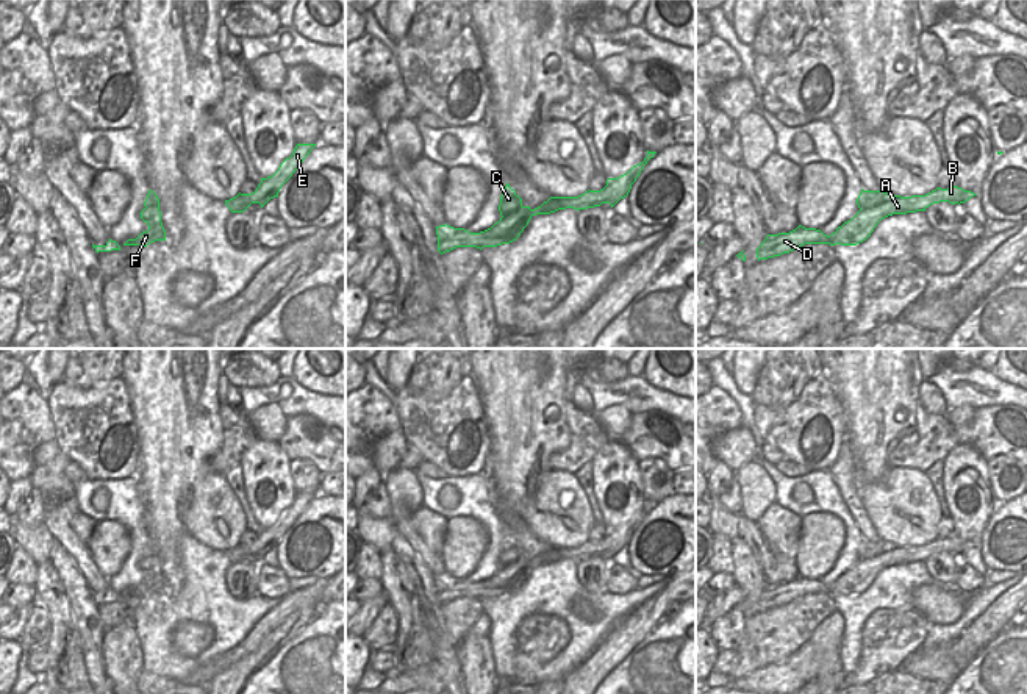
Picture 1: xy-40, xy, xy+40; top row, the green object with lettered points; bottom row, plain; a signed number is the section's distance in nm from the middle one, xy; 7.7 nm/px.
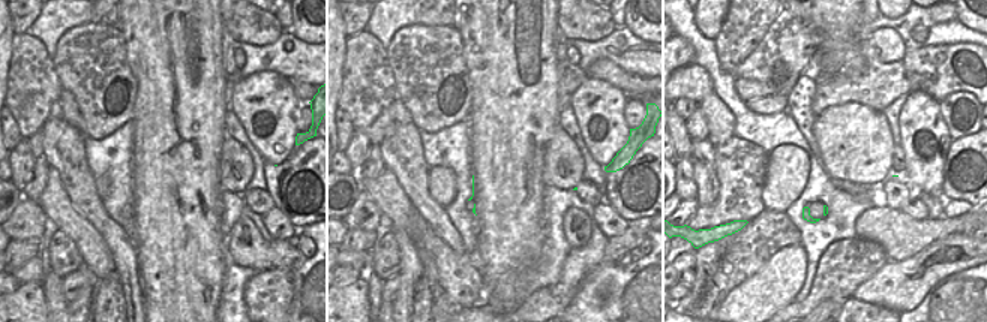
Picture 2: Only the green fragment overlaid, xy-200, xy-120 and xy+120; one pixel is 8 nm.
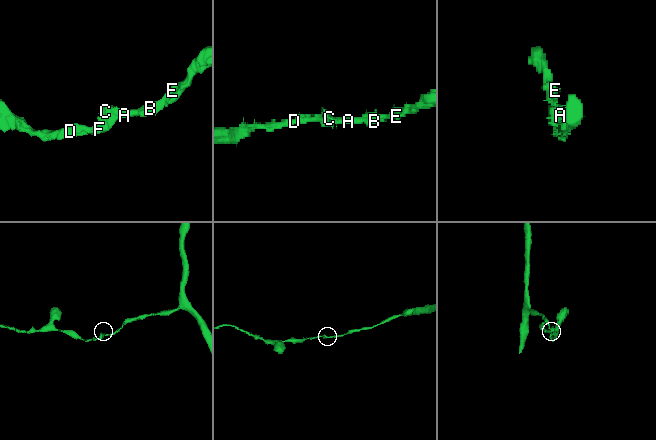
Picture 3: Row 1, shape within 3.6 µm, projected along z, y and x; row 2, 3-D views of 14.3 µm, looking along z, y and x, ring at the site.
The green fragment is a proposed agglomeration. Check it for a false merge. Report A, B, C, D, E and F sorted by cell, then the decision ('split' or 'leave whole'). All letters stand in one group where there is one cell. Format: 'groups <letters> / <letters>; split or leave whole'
groups A B C D E F; leave whole

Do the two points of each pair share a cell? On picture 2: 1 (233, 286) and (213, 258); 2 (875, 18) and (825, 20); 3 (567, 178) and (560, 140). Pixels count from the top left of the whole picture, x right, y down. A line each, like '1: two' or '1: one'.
1: two
2: two
3: one

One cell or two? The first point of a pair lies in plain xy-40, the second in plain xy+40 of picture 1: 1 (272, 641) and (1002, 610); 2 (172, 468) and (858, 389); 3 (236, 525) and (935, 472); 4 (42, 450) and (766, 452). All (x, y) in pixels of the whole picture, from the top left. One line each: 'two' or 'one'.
1: one
2: one
3: two
4: two

